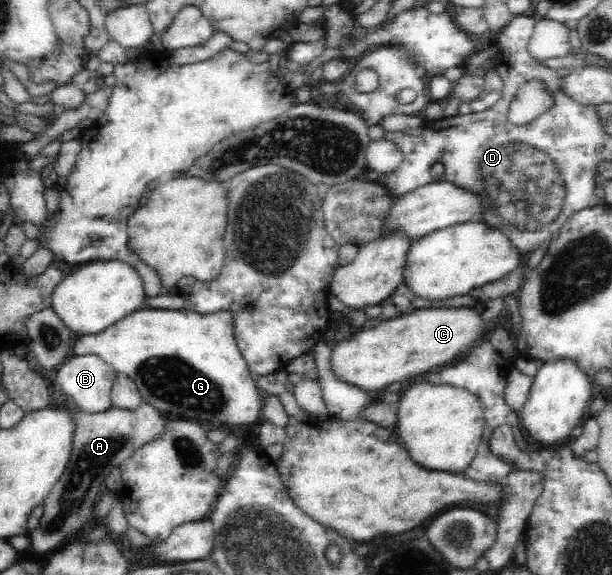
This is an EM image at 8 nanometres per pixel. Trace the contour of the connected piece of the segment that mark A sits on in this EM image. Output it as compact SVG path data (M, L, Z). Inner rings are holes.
M142 403L132 411L114 406L98 413L88 413L80 408L71 408L71 405L69 407L67 404L64 408L70 410L74 422L70 461L44 501L44 515L40 523L27 535L32 550L40 554L61 548L74 531L83 531L85 526L94 523L93 509L105 492L102 489L106 489L105 480L110 469L119 467L134 450L156 439L165 430L167 420L165 413L149 403Z

